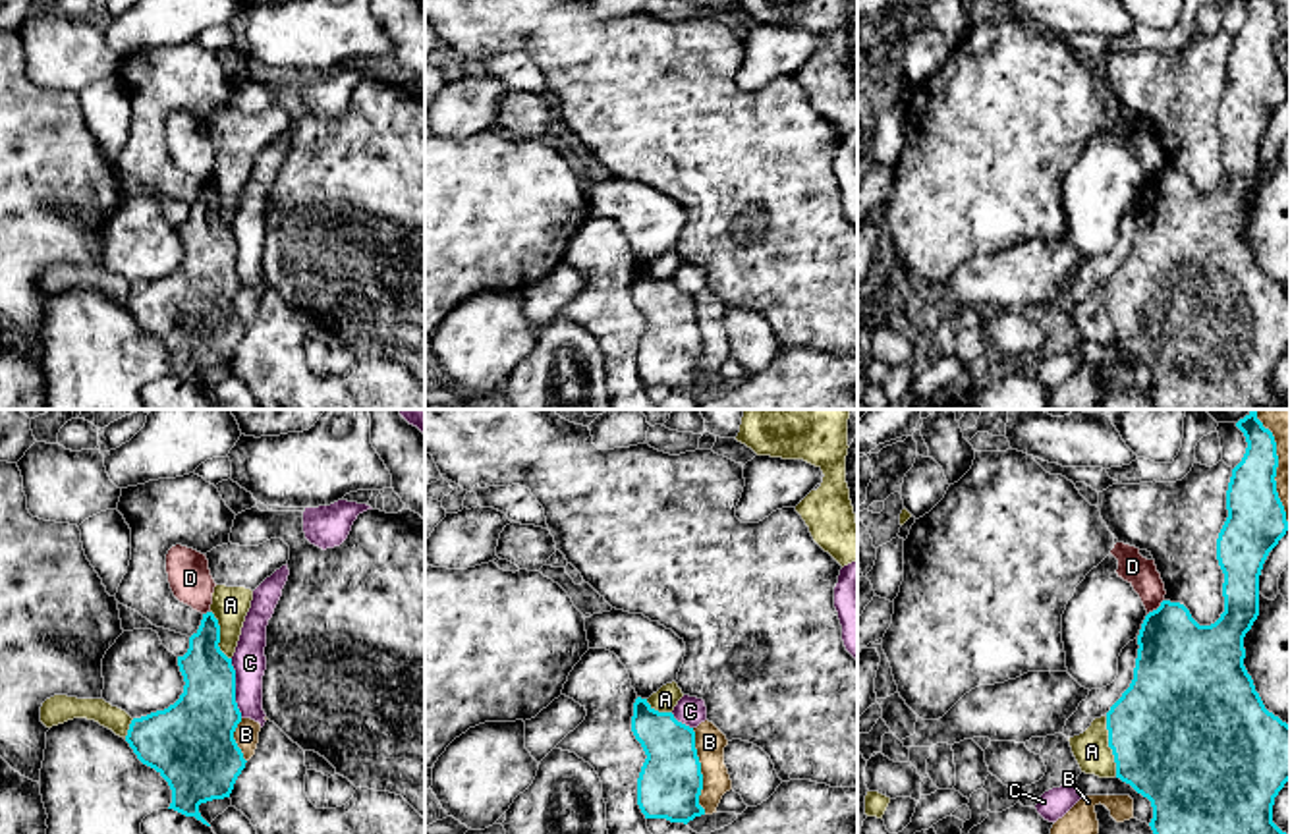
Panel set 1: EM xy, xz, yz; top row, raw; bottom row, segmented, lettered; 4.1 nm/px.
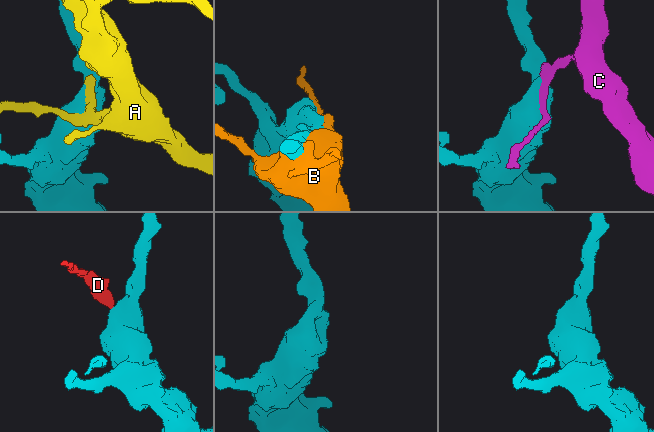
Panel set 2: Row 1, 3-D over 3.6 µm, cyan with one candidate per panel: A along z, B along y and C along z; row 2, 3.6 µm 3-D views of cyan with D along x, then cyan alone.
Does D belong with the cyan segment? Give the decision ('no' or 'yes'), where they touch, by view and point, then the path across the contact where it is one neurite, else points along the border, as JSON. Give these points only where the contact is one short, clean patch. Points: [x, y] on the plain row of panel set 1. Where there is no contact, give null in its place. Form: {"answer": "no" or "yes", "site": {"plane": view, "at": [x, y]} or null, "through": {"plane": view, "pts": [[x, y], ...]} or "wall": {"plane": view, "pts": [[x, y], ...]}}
{"answer": "no", "site": {"plane": "yz", "at": [1157, 176]}, "wall": {"plane": "yz", "pts": [[1163, 166], [1148, 182]]}}

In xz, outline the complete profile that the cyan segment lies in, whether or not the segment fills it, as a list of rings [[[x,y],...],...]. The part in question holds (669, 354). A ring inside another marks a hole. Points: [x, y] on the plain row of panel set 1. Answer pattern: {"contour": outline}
{"contour": [[[637,264],[631,299],[647,322],[637,346],[637,373],[645,386],[687,392],[705,382],[699,373],[703,342],[693,295]]]}

